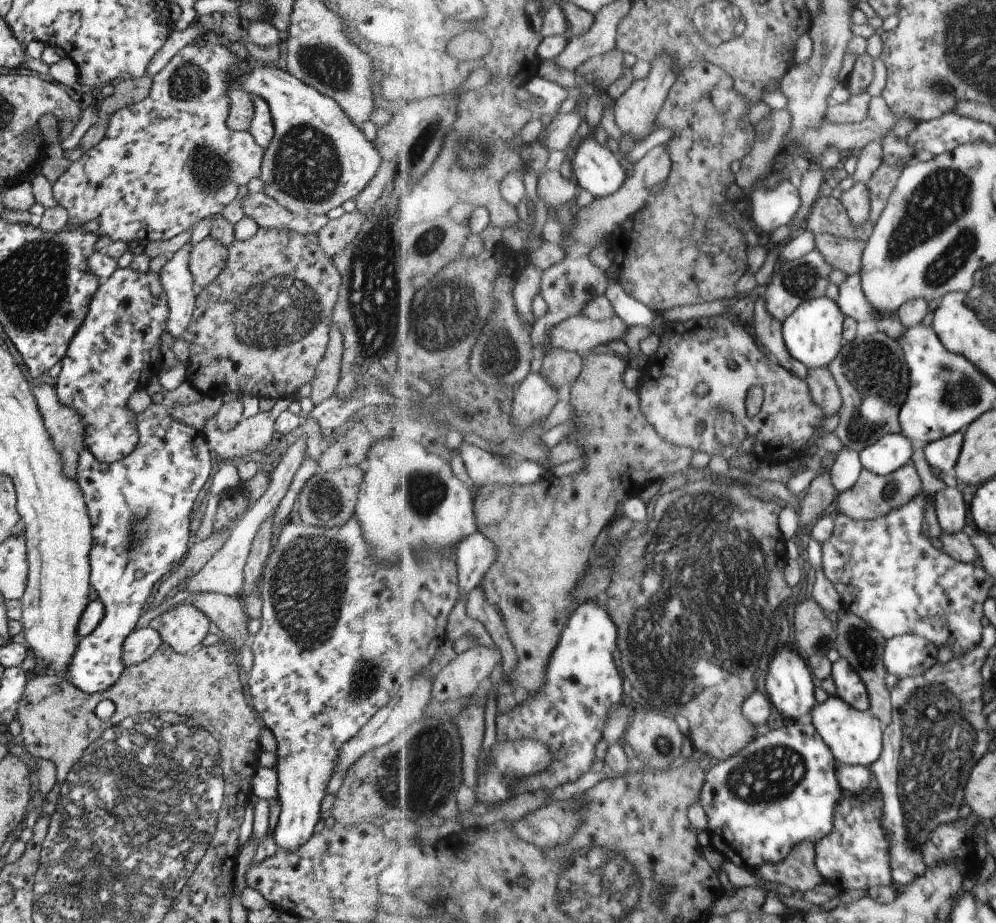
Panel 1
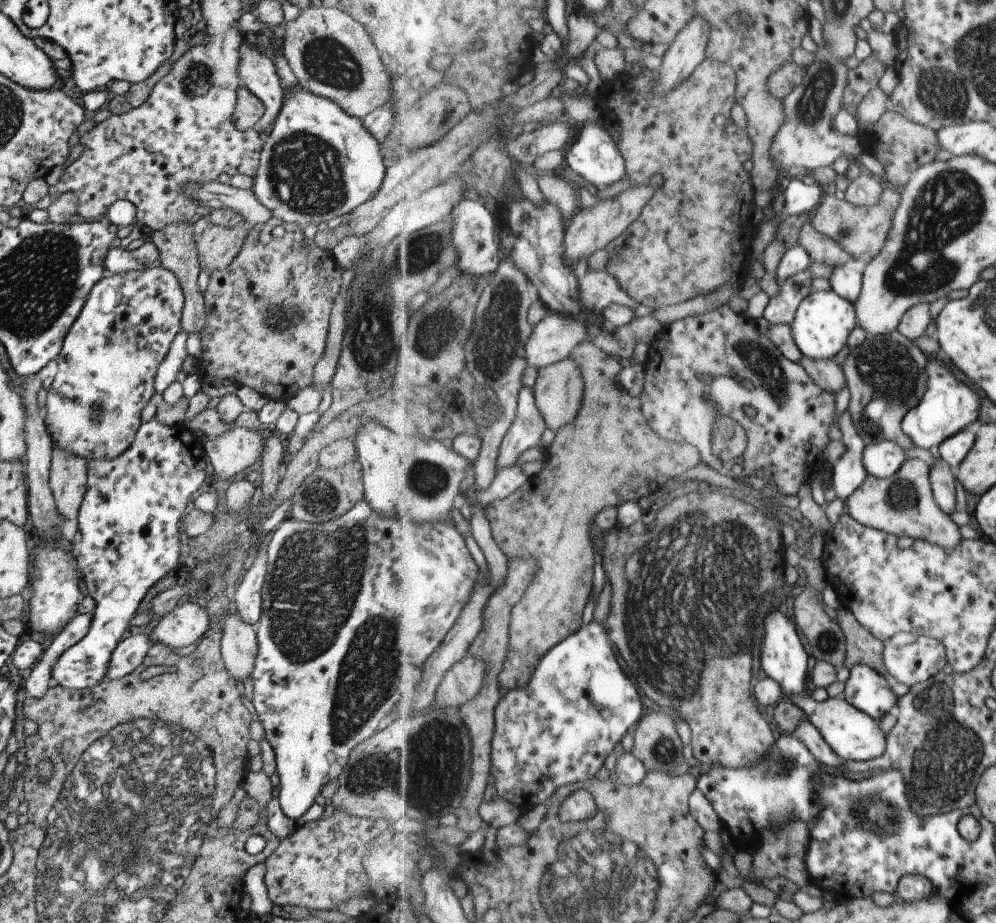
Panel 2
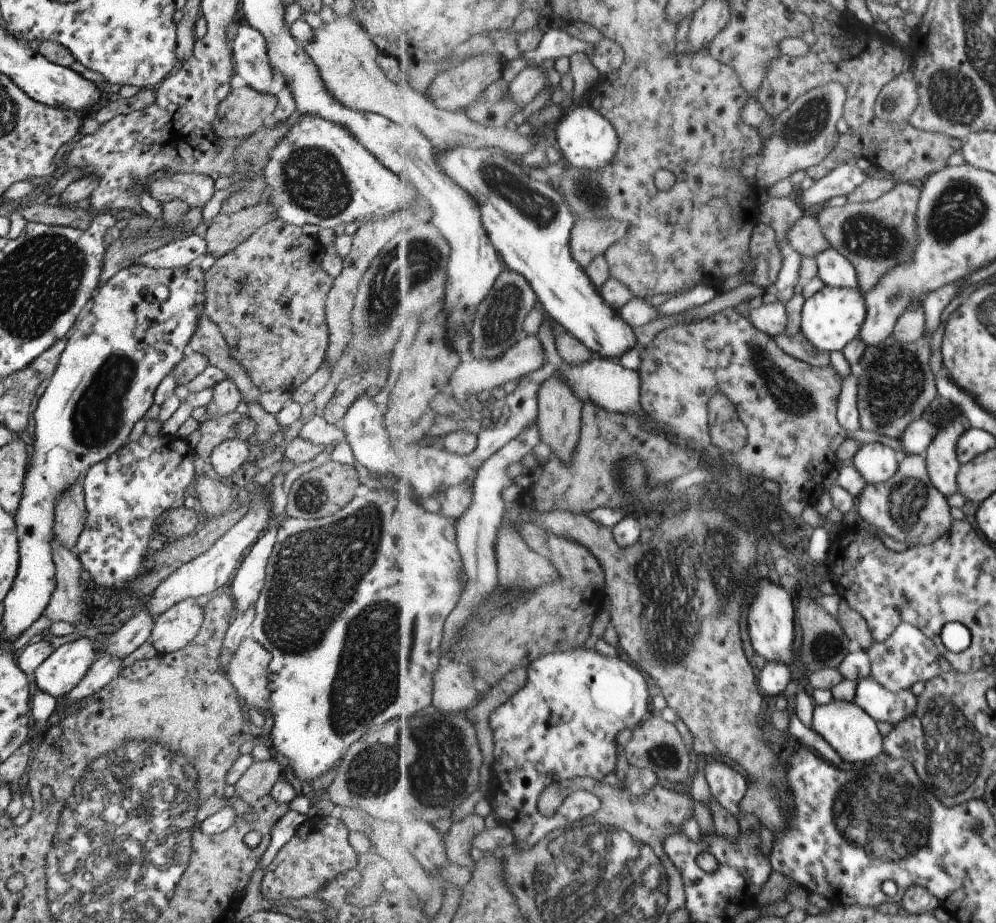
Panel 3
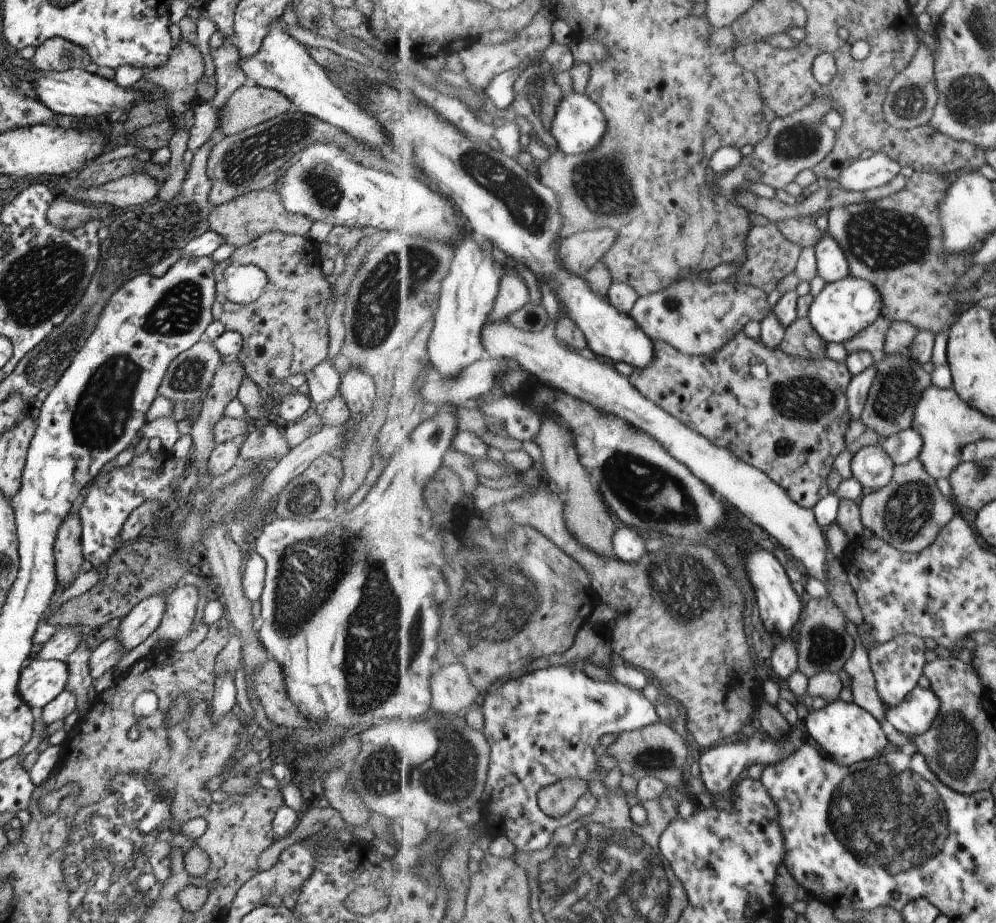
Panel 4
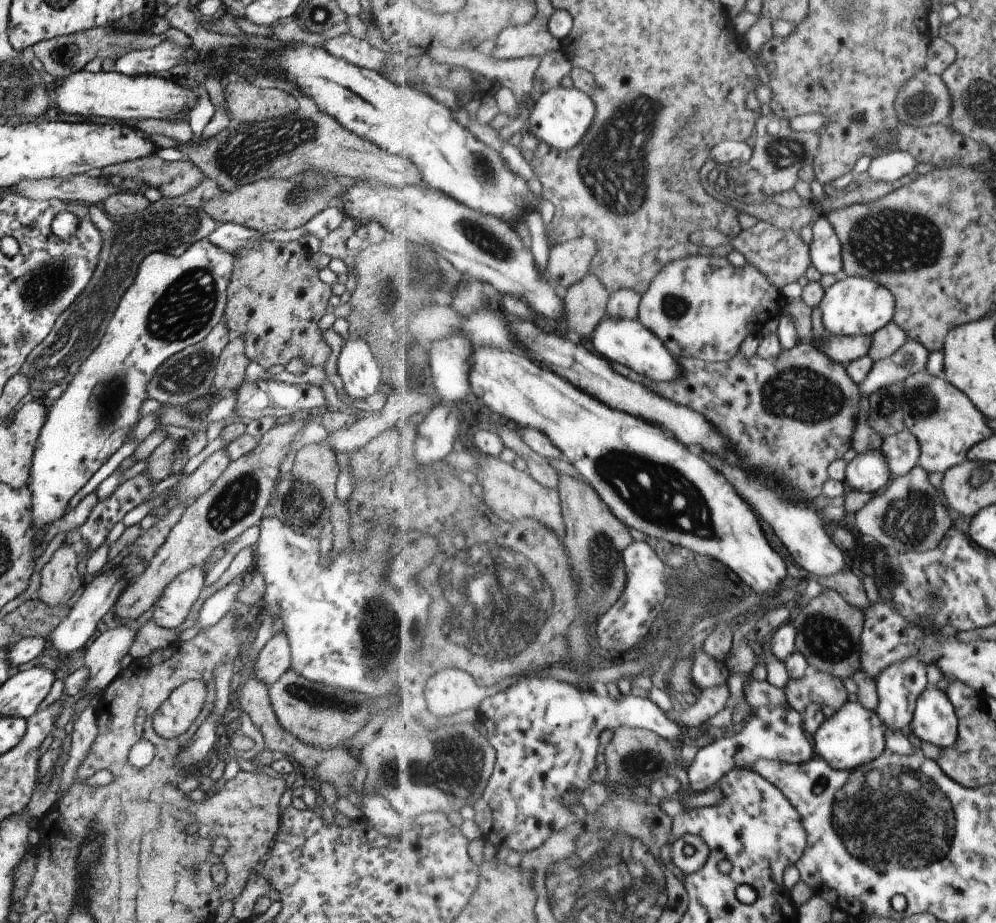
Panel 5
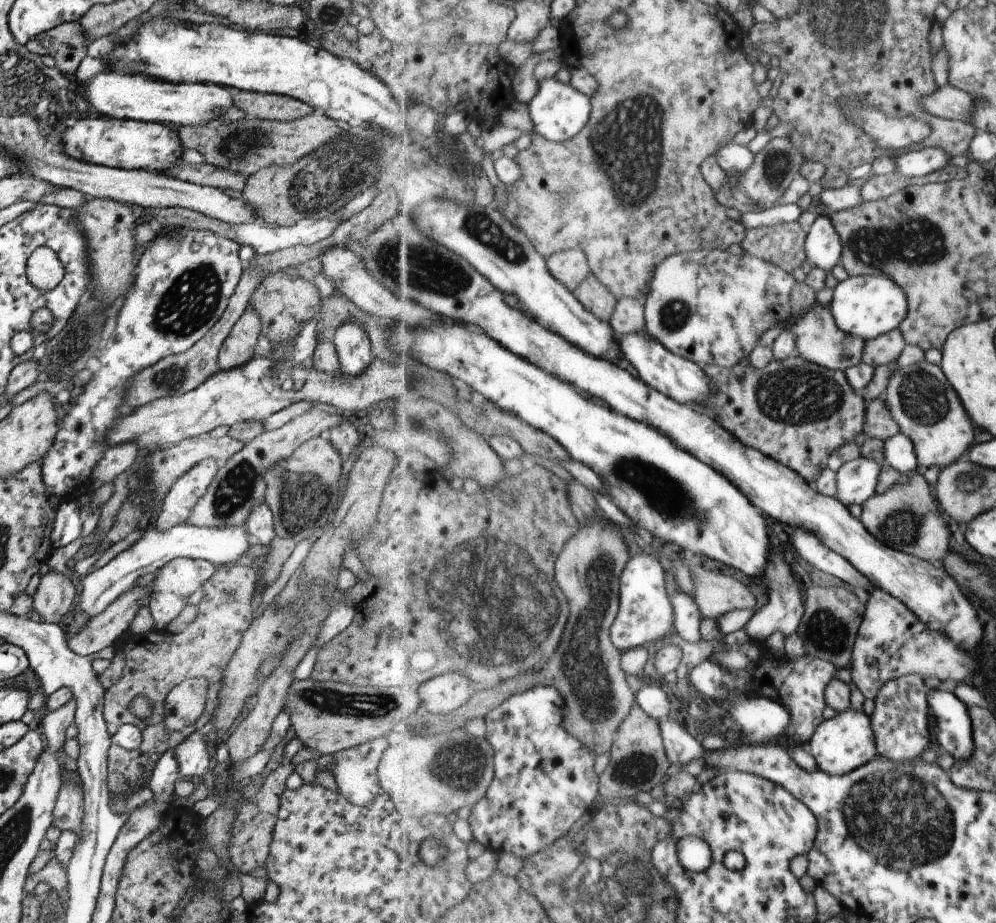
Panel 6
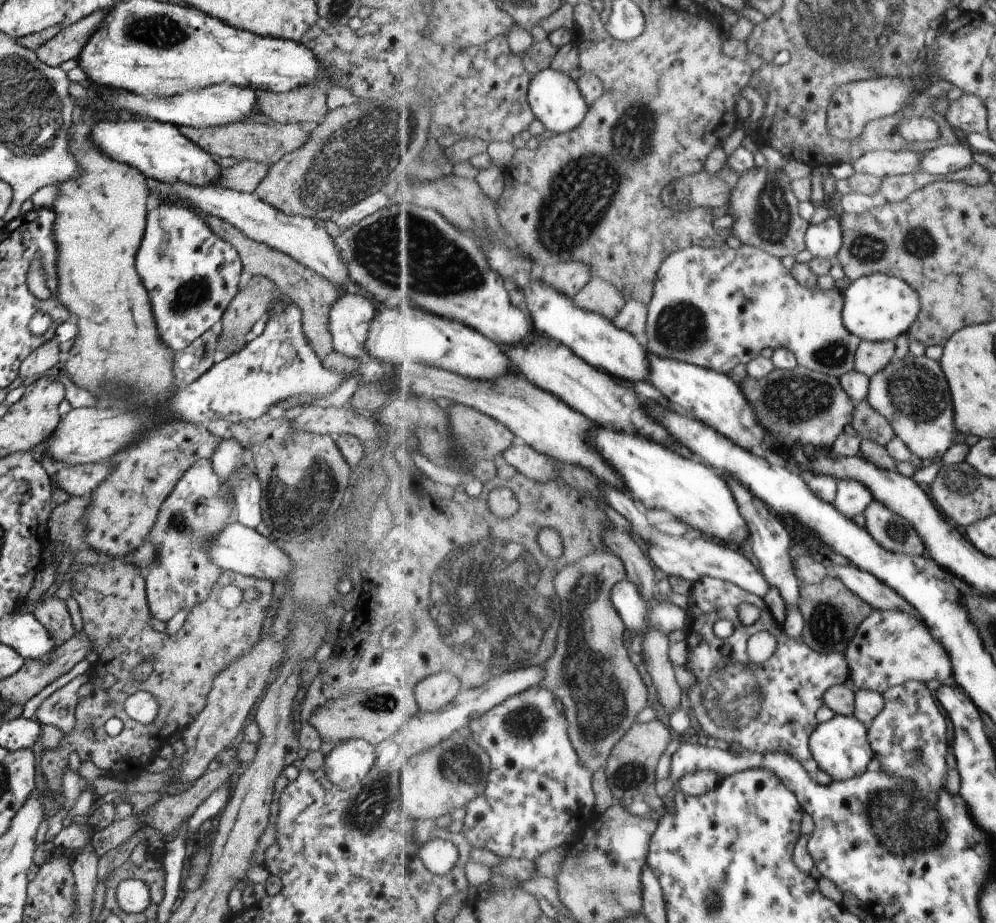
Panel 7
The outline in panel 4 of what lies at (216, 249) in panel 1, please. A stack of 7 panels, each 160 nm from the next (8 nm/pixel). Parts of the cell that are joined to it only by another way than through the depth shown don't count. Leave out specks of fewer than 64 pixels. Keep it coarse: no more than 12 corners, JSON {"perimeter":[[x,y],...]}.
{"perimeter":[[276,190],[211,206],[209,230],[239,247],[261,234],[305,236],[314,220],[289,213]]}

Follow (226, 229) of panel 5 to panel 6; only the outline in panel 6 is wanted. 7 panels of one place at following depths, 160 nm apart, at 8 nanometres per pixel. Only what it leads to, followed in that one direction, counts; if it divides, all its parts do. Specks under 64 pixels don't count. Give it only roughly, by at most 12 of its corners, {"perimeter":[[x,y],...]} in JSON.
{"perimeter":[[330,215],[292,226],[235,226],[234,241],[258,255],[328,238],[345,220]]}

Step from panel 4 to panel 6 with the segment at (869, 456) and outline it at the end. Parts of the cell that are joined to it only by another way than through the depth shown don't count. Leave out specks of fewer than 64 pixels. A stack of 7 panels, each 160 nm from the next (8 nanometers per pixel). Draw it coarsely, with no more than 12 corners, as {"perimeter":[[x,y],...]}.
{"perimeter":[[862,456],[838,472],[840,499],[864,506],[878,494],[883,463]]}

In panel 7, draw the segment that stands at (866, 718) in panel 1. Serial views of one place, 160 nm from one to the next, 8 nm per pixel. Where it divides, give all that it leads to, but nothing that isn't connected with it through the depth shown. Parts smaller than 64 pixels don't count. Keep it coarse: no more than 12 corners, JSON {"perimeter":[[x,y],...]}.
{"perimeter":[[856,715],[820,724],[811,749],[836,781],[866,774],[875,758]]}

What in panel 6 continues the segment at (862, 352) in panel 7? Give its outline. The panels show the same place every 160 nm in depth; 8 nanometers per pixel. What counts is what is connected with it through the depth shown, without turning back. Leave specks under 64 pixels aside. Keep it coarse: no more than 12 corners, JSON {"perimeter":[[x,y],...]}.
{"perimeter":[[903,330],[867,341],[863,362],[876,368],[901,358]]}

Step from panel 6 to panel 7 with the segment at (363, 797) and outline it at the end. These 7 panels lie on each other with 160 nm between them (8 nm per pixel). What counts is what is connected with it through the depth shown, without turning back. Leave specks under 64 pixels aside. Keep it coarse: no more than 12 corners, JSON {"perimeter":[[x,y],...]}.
{"perimeter":[[338,743],[323,769],[332,784],[352,788],[371,771],[375,746]]}

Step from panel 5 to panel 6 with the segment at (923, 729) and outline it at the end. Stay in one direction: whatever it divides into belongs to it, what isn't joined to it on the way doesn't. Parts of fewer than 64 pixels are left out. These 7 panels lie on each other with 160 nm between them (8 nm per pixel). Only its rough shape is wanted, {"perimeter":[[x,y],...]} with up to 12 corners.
{"perimeter":[[932,689],[939,748],[970,761],[977,749],[971,708]]}

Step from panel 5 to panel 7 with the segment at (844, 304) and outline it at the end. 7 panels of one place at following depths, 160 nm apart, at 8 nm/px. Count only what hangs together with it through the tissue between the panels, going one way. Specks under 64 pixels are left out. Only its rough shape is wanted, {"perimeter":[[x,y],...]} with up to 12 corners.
{"perimeter":[[874,273],[844,294],[846,326],[896,341],[923,312],[906,279]]}

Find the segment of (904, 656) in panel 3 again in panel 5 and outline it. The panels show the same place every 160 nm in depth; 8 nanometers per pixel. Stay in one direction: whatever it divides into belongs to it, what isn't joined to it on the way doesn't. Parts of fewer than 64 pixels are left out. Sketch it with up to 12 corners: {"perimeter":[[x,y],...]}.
{"perimeter":[[911,657],[877,680],[877,713],[887,729],[909,732],[928,665]]}

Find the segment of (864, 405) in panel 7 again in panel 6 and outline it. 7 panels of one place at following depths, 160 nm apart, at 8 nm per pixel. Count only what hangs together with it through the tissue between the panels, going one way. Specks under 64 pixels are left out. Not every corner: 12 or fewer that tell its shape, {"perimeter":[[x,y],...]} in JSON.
{"perimeter":[[883,398],[868,399],[864,433],[887,441],[902,432]]}

